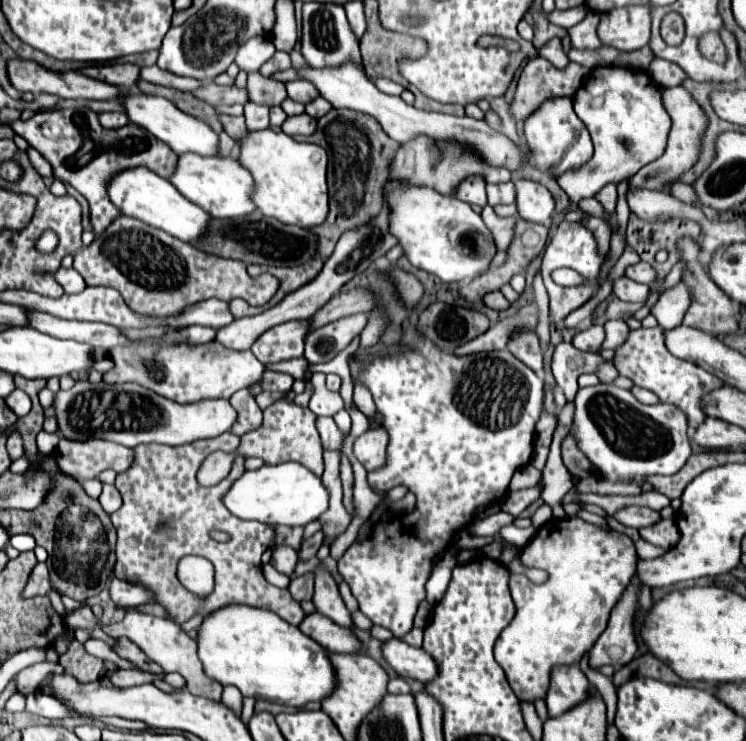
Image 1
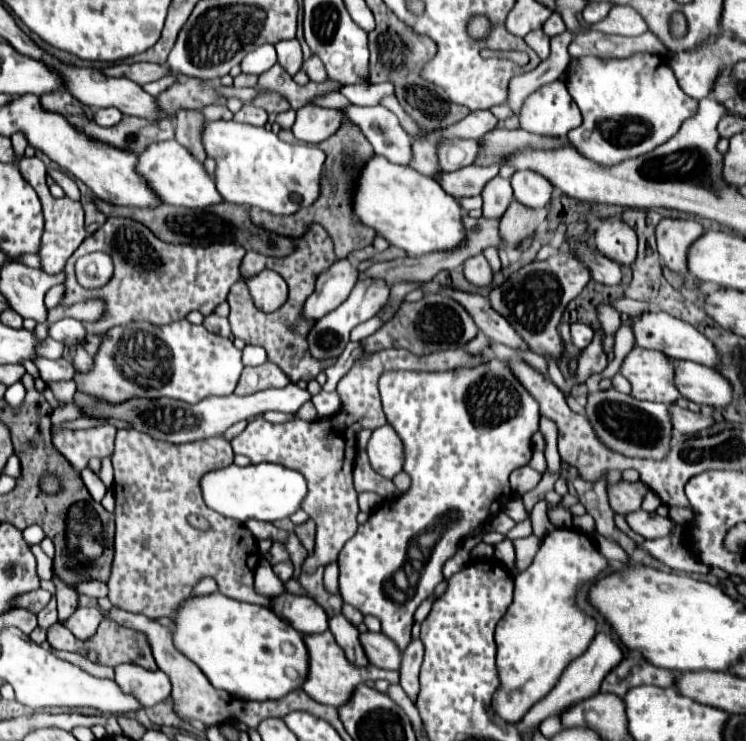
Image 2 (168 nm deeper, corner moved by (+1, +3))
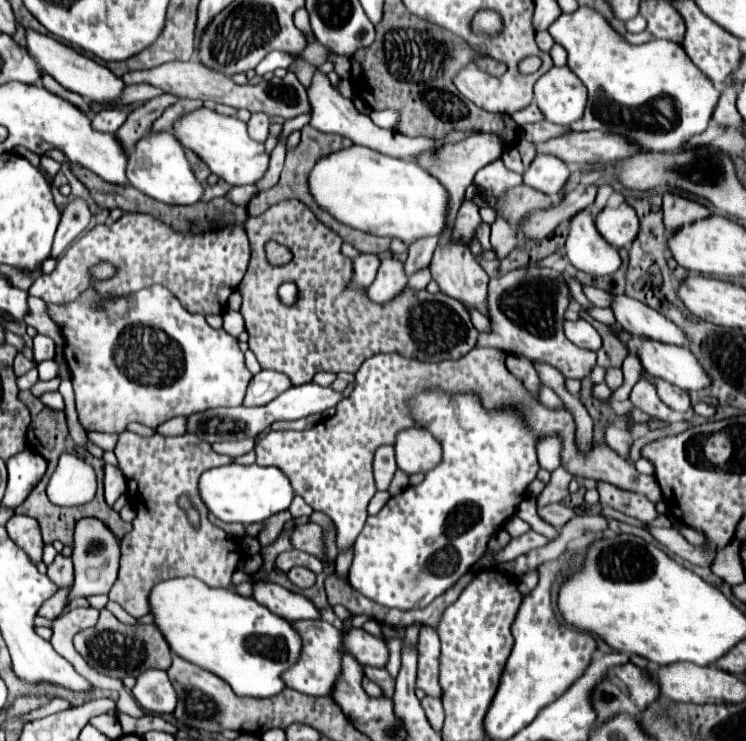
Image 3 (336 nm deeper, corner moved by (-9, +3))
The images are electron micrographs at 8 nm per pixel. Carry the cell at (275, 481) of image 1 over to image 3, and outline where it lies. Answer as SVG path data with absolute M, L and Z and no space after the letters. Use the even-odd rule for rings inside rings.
M228 464L210 468L200 476L198 492L206 508L220 518L222 522L240 522L240 524L254 524L264 522L272 514L286 510L294 498L294 490L288 482L288 478L274 466L240 466L240 464Z

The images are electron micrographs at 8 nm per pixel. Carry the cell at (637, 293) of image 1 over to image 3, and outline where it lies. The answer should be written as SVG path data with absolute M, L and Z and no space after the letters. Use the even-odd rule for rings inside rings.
M590 208L580 210L576 216L572 216L566 250L570 264L590 276L614 274L620 268L618 250L600 236L594 226Z

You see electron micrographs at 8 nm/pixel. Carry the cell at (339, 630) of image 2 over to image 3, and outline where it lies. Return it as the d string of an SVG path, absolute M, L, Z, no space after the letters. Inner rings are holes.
M364 666L364 674L382 688L382 696L386 698L392 698L394 696L394 684L396 680L384 670L384 668L370 668L370 666Z

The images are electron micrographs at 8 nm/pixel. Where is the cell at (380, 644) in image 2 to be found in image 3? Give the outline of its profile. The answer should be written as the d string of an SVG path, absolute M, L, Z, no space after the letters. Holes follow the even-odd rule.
M350 628L342 632L342 654L354 656L362 666L384 668L388 660L386 642L368 634L362 628Z

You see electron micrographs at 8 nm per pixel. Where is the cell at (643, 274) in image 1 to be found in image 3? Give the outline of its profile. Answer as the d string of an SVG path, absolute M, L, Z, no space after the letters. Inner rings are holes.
M622 202L618 208L604 208L596 216L596 228L606 242L616 248L628 248L638 232L638 216L628 202Z

